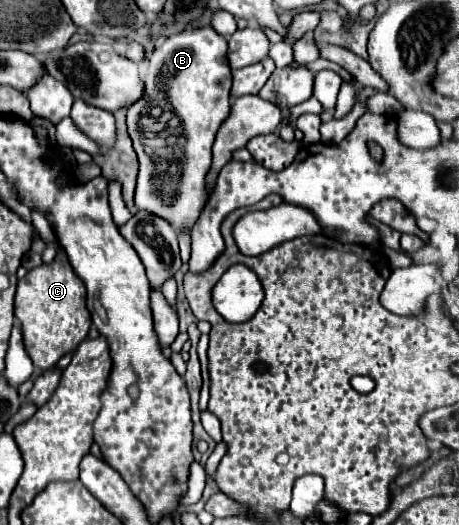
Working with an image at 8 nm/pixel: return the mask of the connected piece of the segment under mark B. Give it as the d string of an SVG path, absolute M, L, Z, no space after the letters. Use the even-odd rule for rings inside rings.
M213 27L185 29L171 35L157 47L149 59L149 69L145 77L145 99L127 109L127 129L133 139L133 147L139 155L139 177L135 191L135 205L145 211L153 211L173 223L175 229L191 227L203 205L207 203L205 193L205 173L211 167L211 147L217 127L229 115L231 107L231 69L225 63L227 41Z

